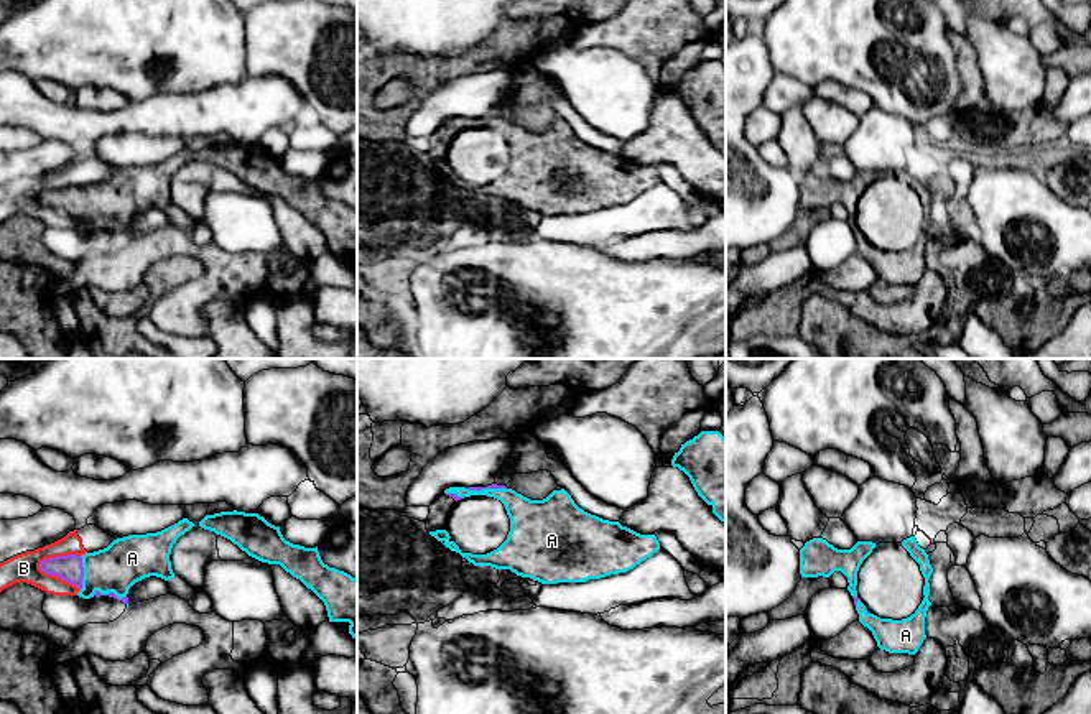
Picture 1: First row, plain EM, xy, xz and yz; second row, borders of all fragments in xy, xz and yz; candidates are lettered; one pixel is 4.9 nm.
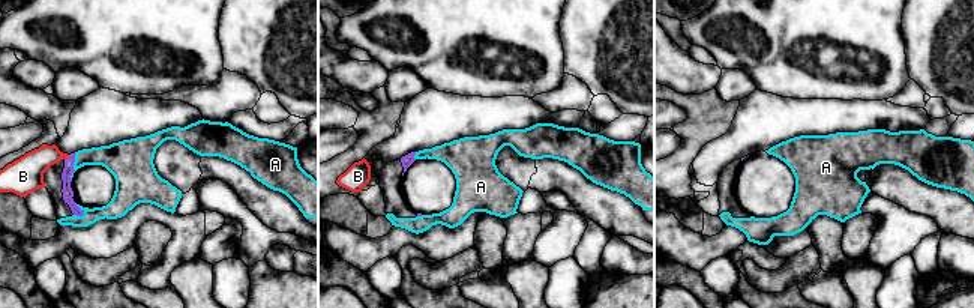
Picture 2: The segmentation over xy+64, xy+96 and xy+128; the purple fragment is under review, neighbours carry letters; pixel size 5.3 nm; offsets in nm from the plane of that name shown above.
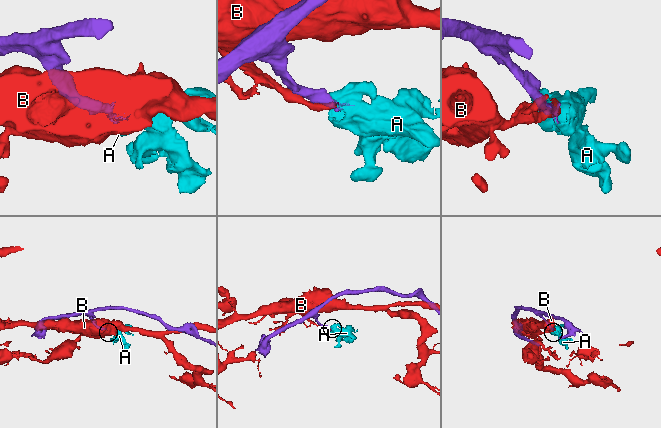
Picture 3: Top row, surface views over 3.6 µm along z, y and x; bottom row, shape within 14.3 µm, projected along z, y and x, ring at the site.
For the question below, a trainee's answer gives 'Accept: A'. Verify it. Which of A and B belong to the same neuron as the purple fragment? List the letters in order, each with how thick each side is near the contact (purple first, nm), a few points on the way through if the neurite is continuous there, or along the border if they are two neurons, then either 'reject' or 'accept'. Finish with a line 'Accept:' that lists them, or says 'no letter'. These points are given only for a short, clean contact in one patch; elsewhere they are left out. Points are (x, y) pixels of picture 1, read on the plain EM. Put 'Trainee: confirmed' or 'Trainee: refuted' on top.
Trainee: confirmed
A: 130/220 nm | accept
B: 130/140 nm | along xy (40, 193), (40, 199), (45, 204), (60, 208), (79, 221) | reject
Accept: A

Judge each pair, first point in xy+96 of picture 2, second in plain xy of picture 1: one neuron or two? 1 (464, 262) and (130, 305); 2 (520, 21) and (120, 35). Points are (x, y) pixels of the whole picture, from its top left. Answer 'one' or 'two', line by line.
1: one
2: one

